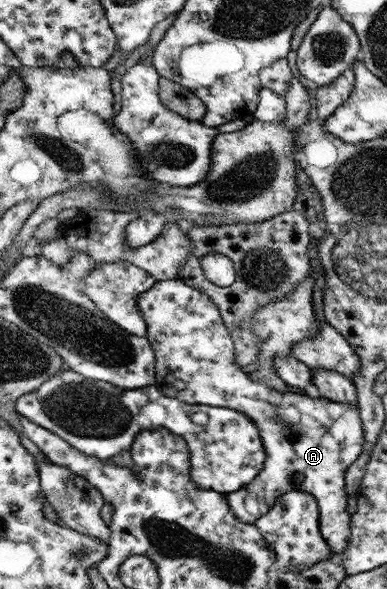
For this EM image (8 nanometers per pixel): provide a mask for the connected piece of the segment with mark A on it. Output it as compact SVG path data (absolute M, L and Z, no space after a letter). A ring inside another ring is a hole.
M180 278L157 281L151 290L137 297L139 309L147 321L147 338L151 341L156 355L157 376L154 385L166 395L178 398L186 404L224 407L238 412L246 411L256 422L266 444L267 458L264 474L252 482L252 486L228 493L232 510L240 520L255 524L263 514L266 514L277 502L278 498L300 491L312 494L319 505L319 525L326 544L338 555L350 544L350 512L346 512L346 490L344 476L346 468L354 462L354 458L362 452L362 442L365 442L362 415L359 409L352 405L334 402L326 397L312 398L304 392L282 392L271 389L264 383L253 381L235 360L234 339L231 337L219 307L211 298L199 292L194 287L187 286Z

